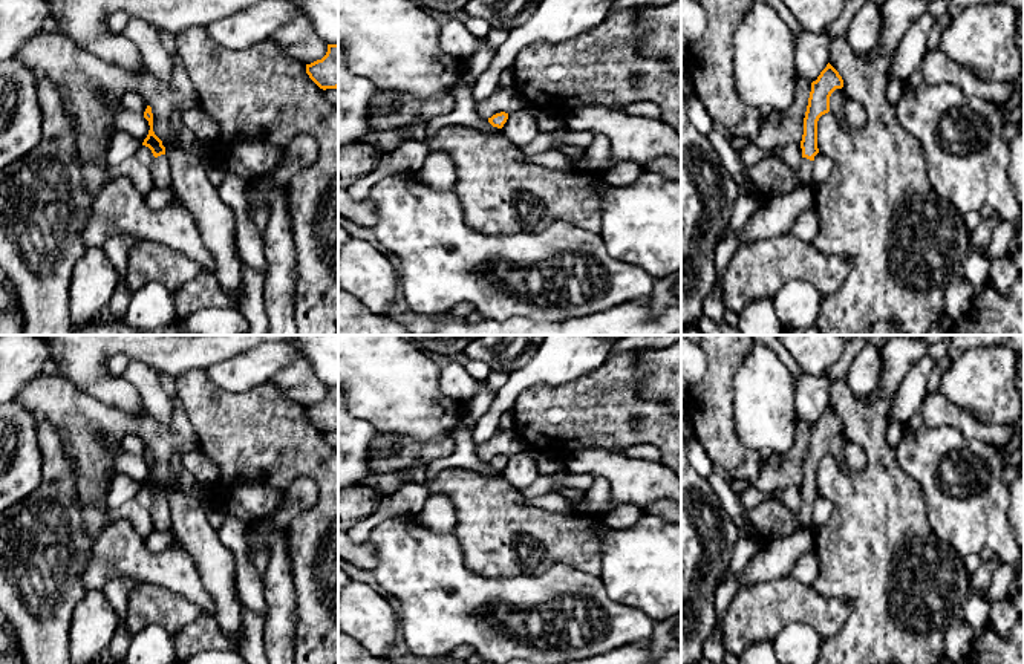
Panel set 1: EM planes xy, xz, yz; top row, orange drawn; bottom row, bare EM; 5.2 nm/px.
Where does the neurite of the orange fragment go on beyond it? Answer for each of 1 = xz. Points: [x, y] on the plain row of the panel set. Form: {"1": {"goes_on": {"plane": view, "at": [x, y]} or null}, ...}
{"1": {"goes_on": null}}

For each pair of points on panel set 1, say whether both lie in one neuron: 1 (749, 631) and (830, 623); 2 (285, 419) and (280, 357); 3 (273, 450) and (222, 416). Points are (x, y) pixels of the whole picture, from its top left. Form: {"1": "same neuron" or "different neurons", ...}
{"1": "same neuron", "2": "different neurons", "3": "same neuron"}

